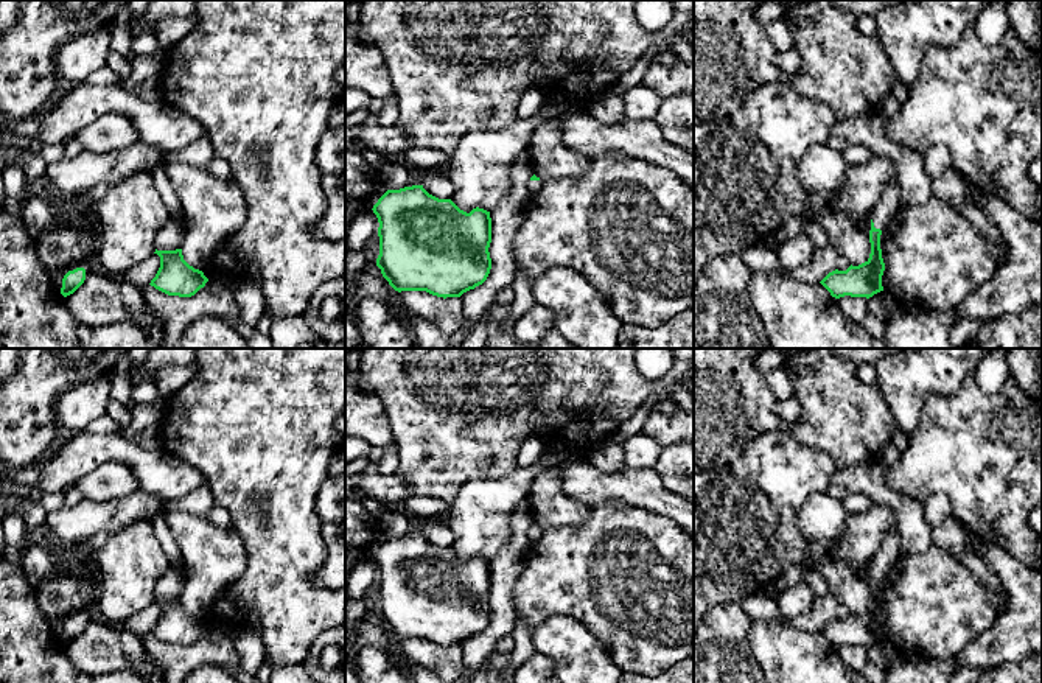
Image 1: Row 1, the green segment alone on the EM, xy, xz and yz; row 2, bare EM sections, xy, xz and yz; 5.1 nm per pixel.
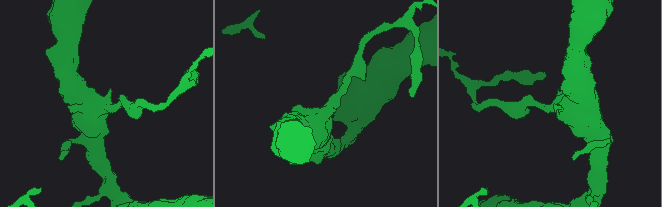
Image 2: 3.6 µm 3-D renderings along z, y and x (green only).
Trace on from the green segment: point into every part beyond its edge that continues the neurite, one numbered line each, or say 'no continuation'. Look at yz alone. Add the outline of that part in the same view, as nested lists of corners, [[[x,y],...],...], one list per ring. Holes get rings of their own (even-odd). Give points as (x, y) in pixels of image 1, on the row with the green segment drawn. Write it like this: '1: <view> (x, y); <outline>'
1: yz (890, 201); [[[899,180],[886,184],[883,196],[880,202],[876,205],[871,216],[874,227],[883,230],[894,210],[899,207],[899,204],[900,204]]]

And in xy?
no continuation

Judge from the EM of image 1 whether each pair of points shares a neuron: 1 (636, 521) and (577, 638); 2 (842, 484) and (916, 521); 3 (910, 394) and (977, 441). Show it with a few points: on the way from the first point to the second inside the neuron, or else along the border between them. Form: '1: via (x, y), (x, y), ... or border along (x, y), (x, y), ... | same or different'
1: border along (548, 616), (571, 616), (577, 619), (608, 652) | different
2: via (860, 484), (873, 484), (885, 497), (898, 503) | same
3: border along (957, 389), (949, 395), (929, 394), (909, 436) | different

